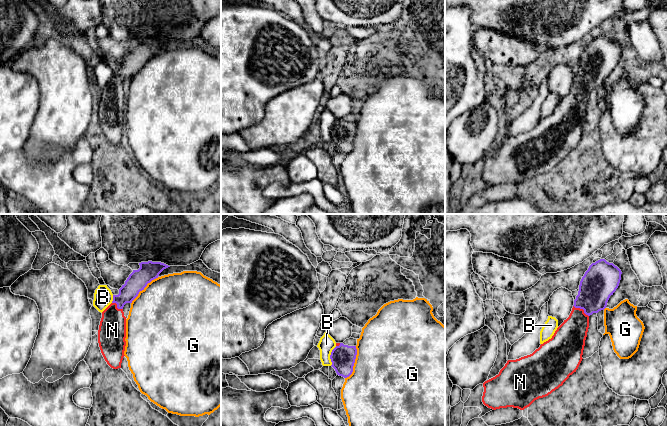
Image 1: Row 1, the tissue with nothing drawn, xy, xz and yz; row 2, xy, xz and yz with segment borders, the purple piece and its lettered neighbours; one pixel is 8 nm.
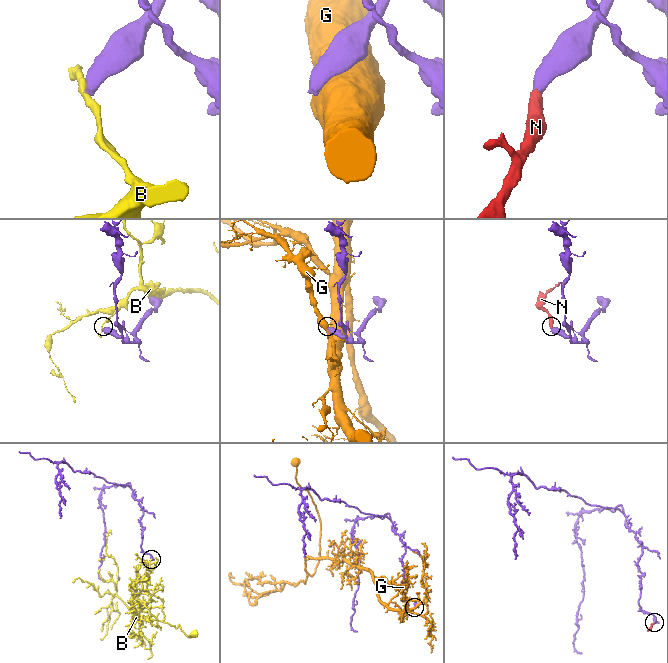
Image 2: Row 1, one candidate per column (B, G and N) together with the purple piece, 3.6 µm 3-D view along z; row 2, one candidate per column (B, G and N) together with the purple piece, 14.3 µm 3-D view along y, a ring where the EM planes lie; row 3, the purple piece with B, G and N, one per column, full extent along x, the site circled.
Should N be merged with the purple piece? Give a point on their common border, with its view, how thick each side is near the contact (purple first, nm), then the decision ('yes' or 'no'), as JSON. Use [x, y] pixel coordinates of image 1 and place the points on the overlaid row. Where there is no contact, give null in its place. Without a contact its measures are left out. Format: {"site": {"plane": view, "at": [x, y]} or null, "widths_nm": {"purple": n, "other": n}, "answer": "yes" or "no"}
{"site": {"plane": "yz", "at": [581, 308]}, "widths_nm": {"purple": 280, "other": 240}, "answer": "yes"}

